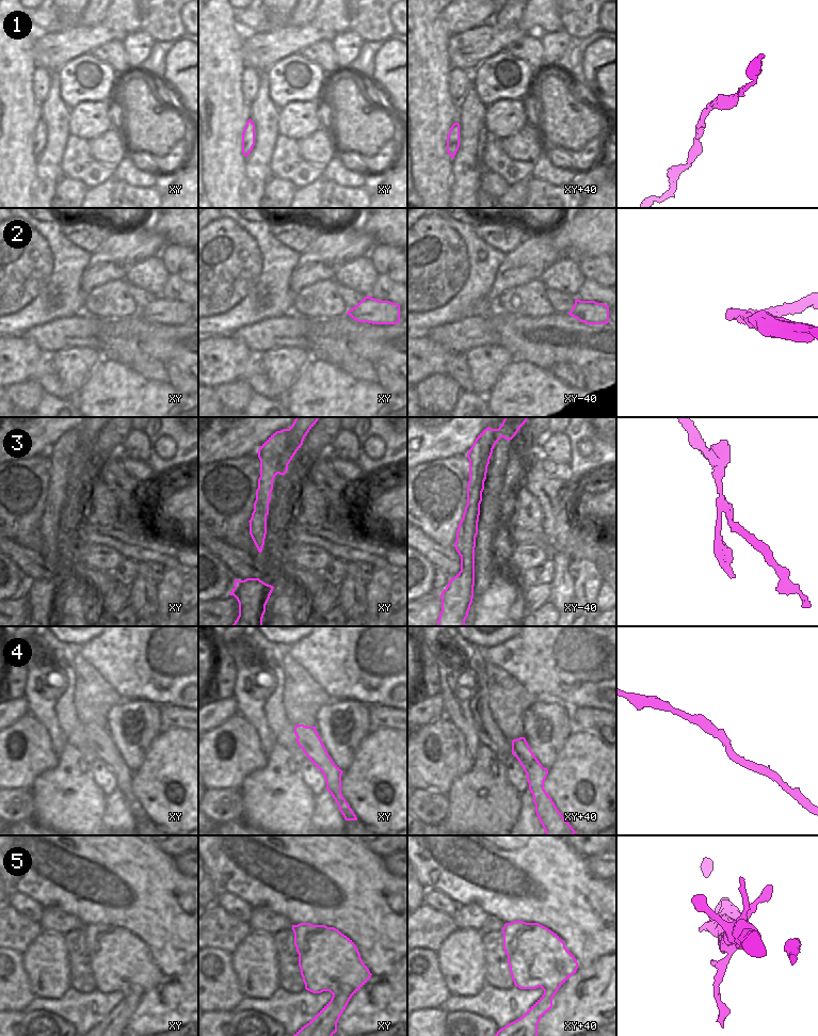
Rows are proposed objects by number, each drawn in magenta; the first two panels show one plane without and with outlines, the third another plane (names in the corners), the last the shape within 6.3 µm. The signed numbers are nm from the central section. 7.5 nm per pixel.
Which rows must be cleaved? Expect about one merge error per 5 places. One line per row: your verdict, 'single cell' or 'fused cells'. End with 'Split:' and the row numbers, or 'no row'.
1: single cell
2: fused cells
3: fused cells
4: single cell
5: single cell
Split: 2, 3

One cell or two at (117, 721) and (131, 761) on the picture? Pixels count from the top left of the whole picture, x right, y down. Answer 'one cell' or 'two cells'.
one cell

